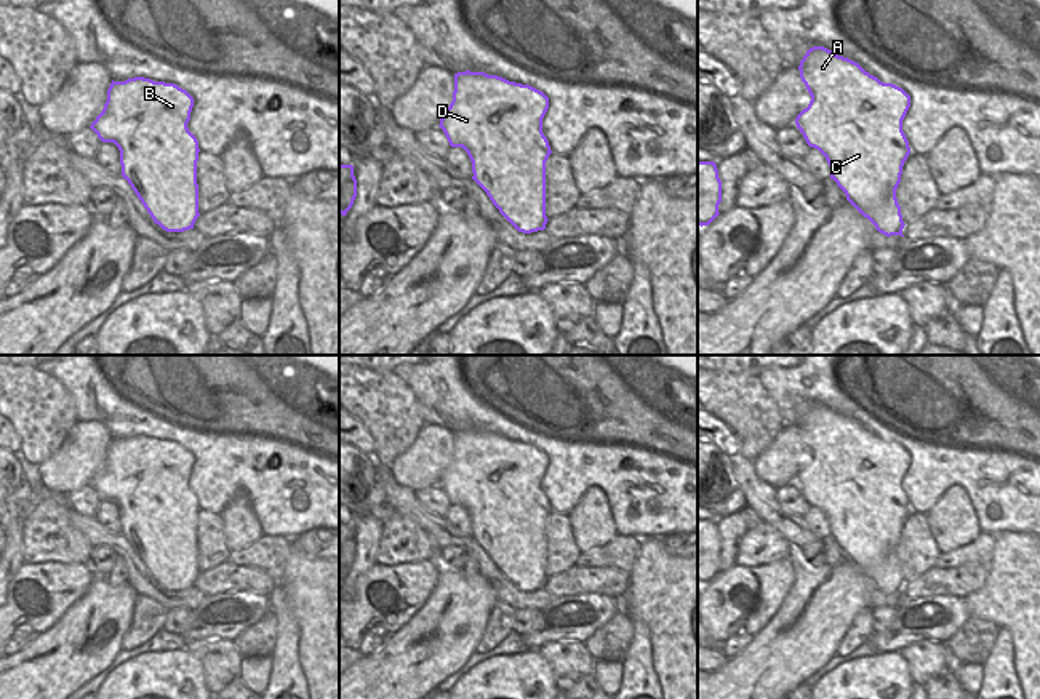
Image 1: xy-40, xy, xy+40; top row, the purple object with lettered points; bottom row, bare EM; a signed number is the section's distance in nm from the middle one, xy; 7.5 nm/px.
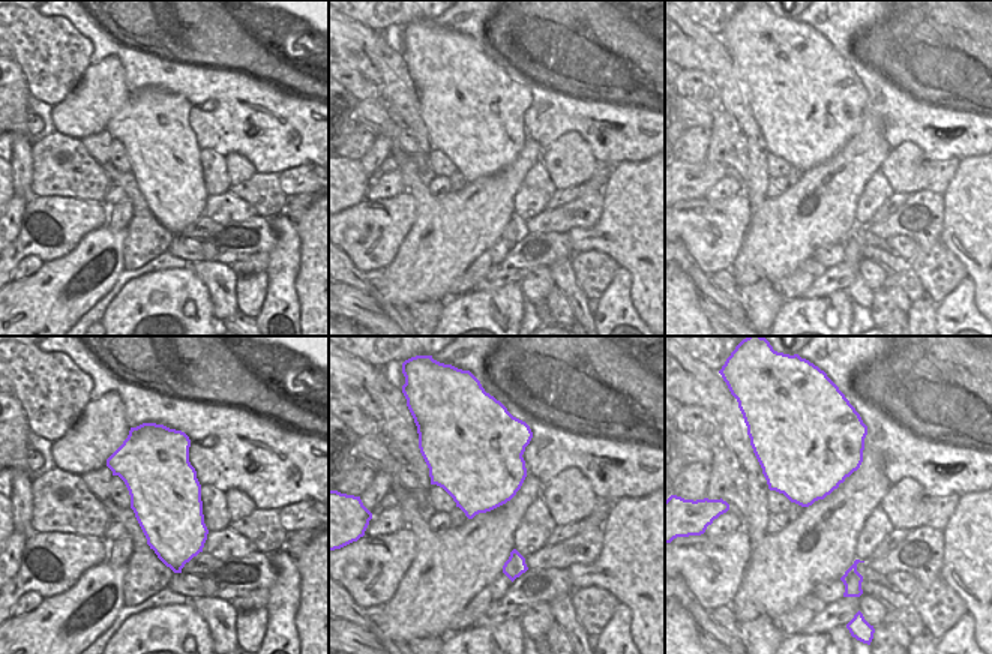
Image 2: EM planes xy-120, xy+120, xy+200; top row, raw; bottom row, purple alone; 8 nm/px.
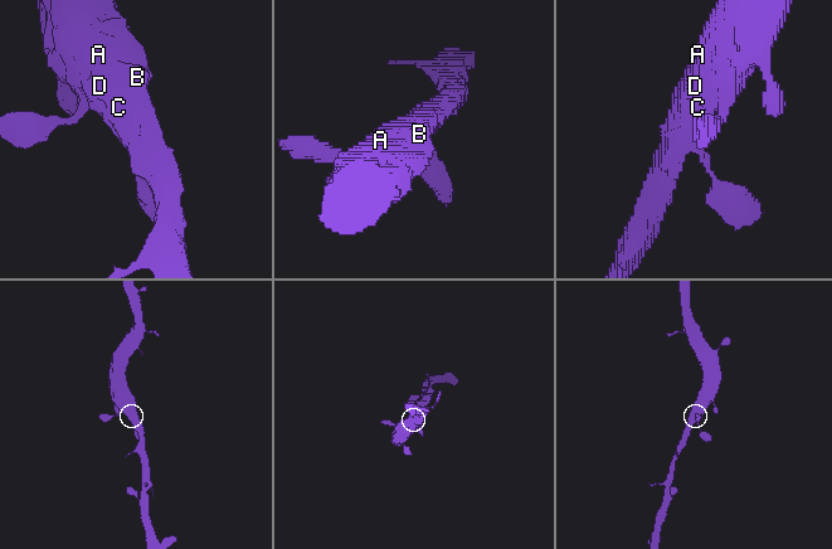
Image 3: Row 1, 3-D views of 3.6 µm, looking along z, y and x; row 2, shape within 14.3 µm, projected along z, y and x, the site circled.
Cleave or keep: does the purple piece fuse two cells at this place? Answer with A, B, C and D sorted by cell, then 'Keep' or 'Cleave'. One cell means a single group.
Groups: A B C D. Keep

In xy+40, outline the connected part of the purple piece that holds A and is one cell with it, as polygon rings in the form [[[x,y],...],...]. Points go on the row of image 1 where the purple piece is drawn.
[[[824,46],[810,48],[798,70],[811,96],[795,118],[806,144],[826,157],[830,179],[880,234],[904,237],[896,189],[910,154],[902,131],[910,96]]]

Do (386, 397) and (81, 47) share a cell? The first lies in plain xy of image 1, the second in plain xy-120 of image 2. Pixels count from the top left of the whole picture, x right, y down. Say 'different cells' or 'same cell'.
same cell

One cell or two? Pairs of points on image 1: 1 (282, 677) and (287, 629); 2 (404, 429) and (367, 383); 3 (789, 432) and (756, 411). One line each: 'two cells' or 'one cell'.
1: one cell
2: one cell
3: two cells

